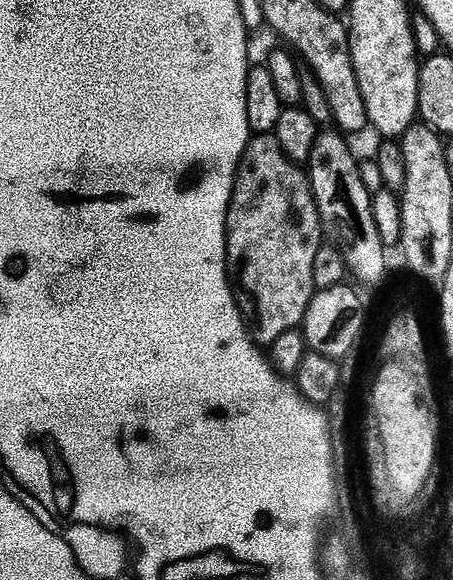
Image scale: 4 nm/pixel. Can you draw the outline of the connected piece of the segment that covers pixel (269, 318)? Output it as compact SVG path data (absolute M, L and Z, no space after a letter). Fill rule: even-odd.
M253 135L248 149L242 154L236 171L232 200L228 209L228 282L232 288L233 301L240 311L244 326L253 344L269 346L282 334L297 331L306 318L306 310L316 295L314 284L315 258L322 253L322 229L320 215L315 206L307 175L286 158L278 146L275 135Z

